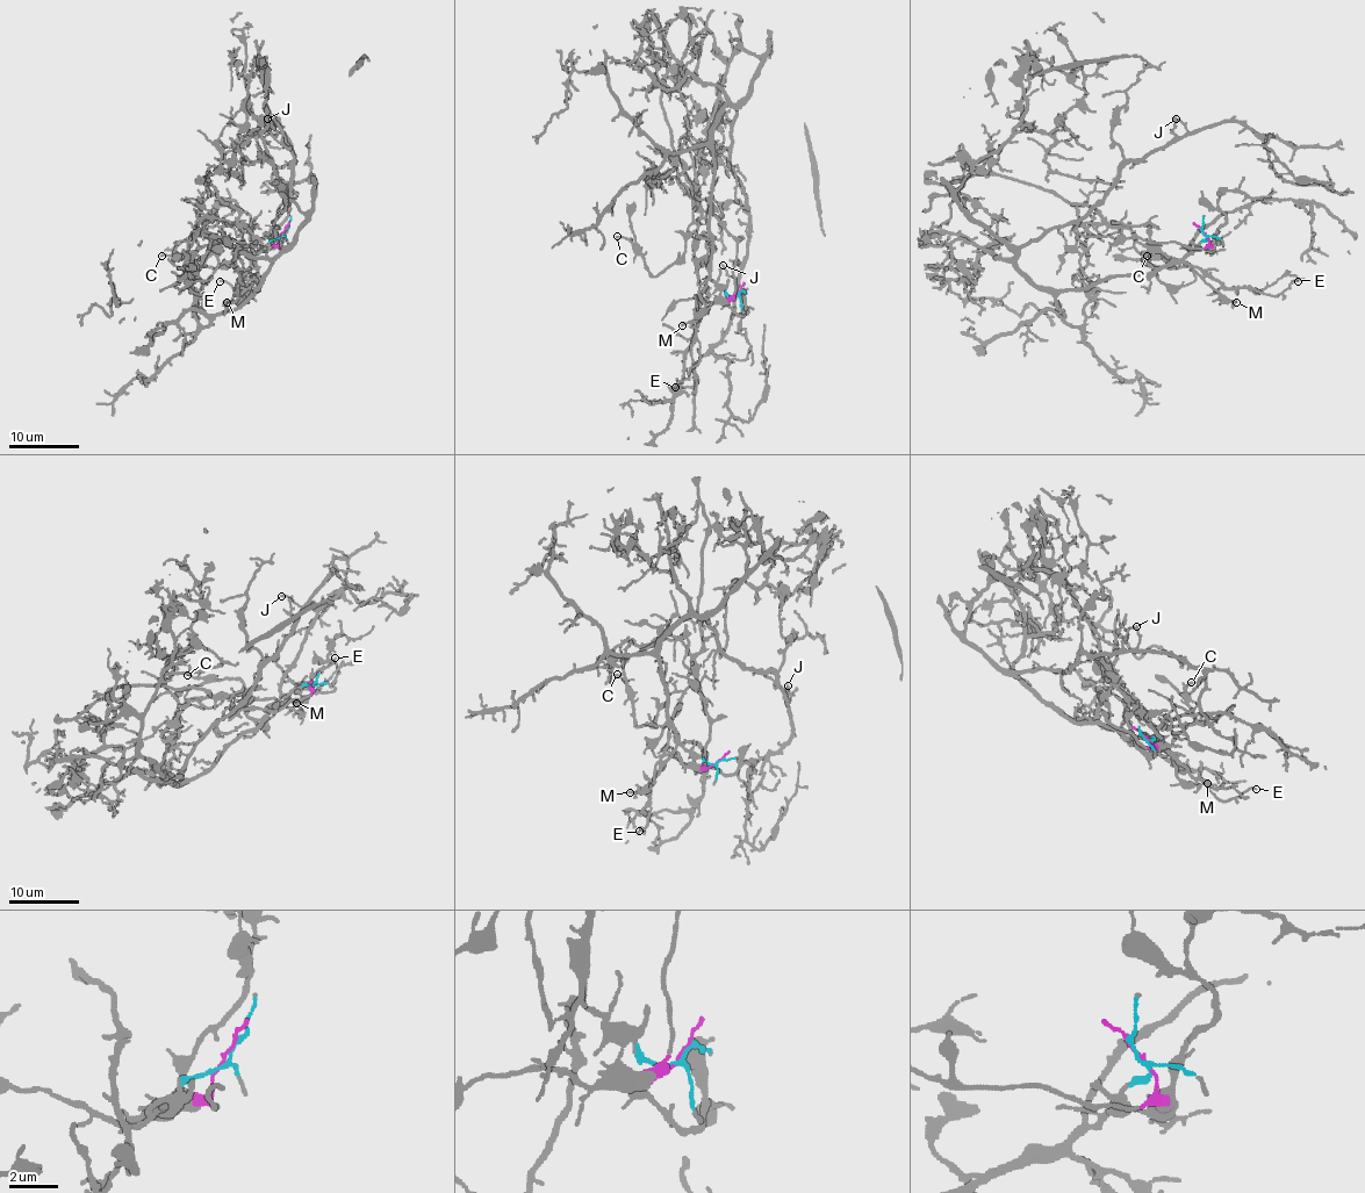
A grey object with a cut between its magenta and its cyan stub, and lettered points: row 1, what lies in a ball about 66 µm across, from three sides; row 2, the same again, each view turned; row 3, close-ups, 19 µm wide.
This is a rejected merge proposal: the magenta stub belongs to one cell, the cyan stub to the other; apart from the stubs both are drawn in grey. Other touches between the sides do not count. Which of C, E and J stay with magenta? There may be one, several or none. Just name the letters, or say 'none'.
C

